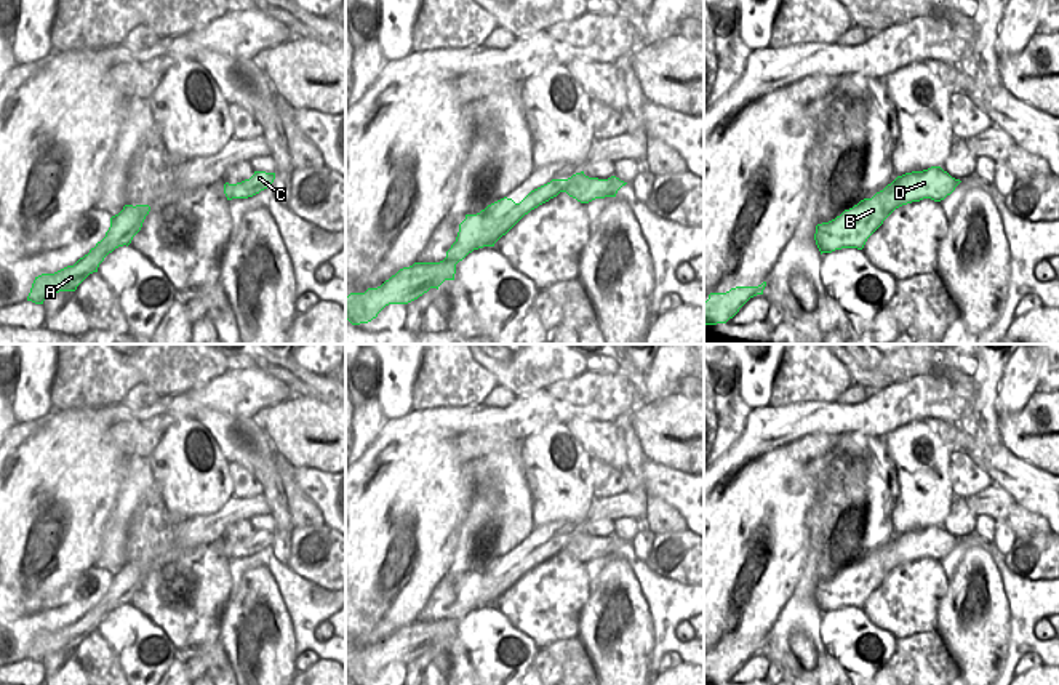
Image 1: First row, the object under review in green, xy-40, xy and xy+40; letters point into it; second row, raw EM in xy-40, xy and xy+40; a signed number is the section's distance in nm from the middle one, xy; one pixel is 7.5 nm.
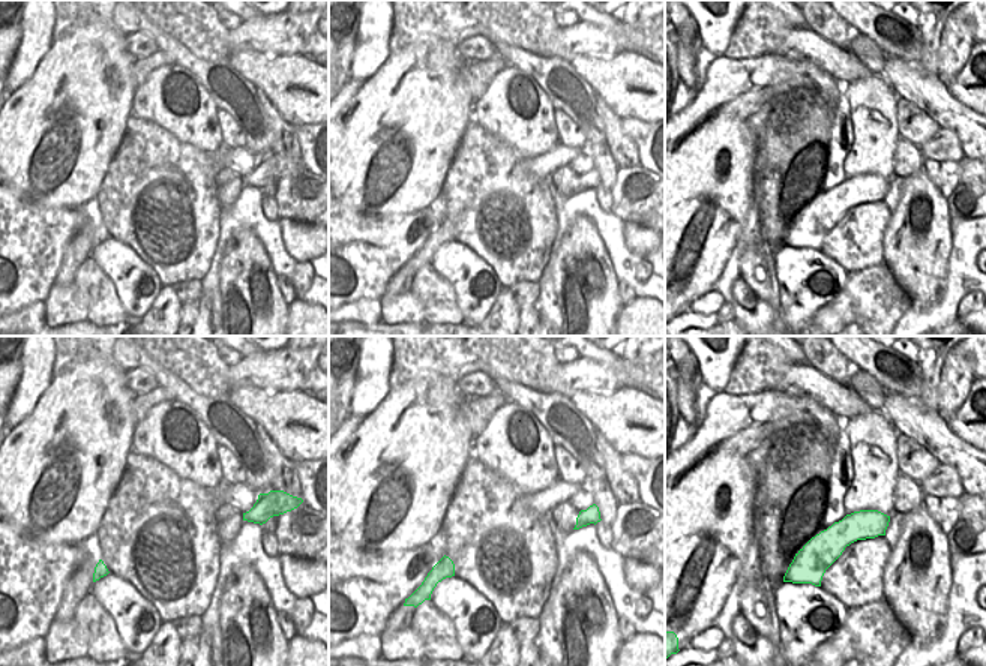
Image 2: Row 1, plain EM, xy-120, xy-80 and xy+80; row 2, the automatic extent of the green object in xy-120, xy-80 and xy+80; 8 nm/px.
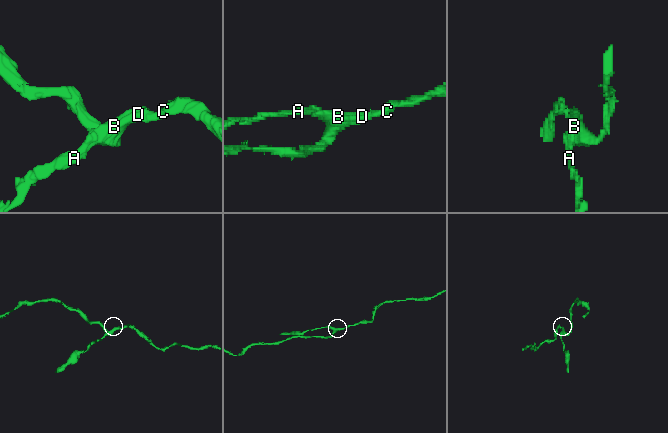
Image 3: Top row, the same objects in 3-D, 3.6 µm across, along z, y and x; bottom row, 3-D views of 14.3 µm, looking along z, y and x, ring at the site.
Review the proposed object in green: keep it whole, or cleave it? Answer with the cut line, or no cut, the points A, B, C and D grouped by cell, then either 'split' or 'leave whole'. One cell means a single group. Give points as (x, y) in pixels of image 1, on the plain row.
cut xy-40 (135, 565), (125, 602); groups A / B C D; split

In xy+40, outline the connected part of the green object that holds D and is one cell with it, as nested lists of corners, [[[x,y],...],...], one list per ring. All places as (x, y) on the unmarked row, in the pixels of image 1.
[[[941,525],[905,531],[897,535],[872,557],[864,557],[854,563],[849,576],[817,583],[814,599],[824,611],[841,607],[862,608],[867,597],[896,567],[923,557],[941,560],[960,541],[960,538],[952,536]]]

